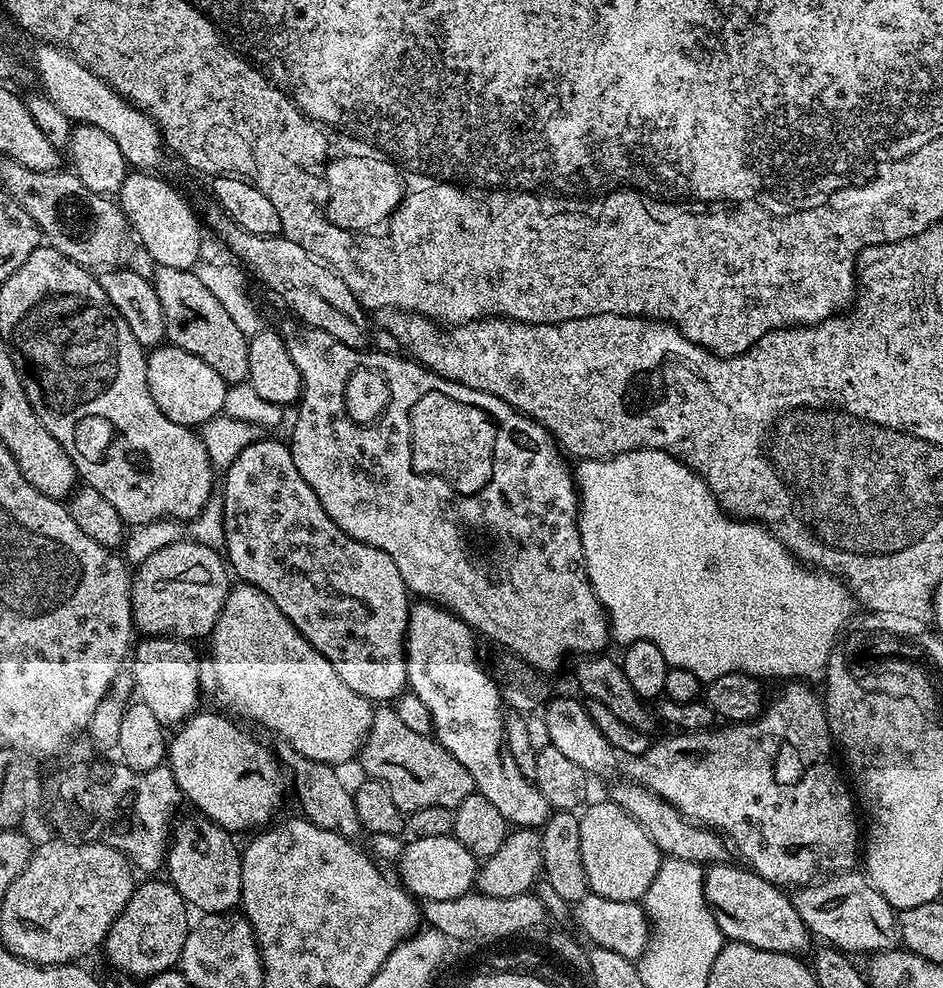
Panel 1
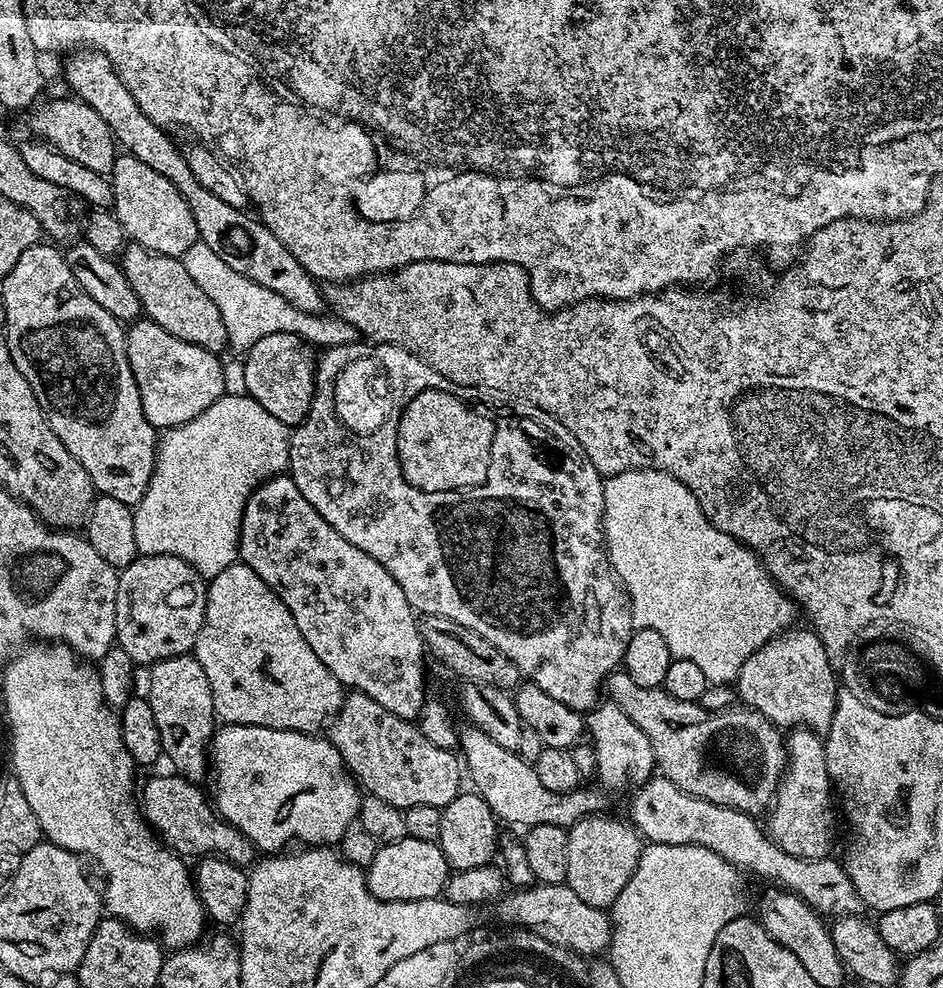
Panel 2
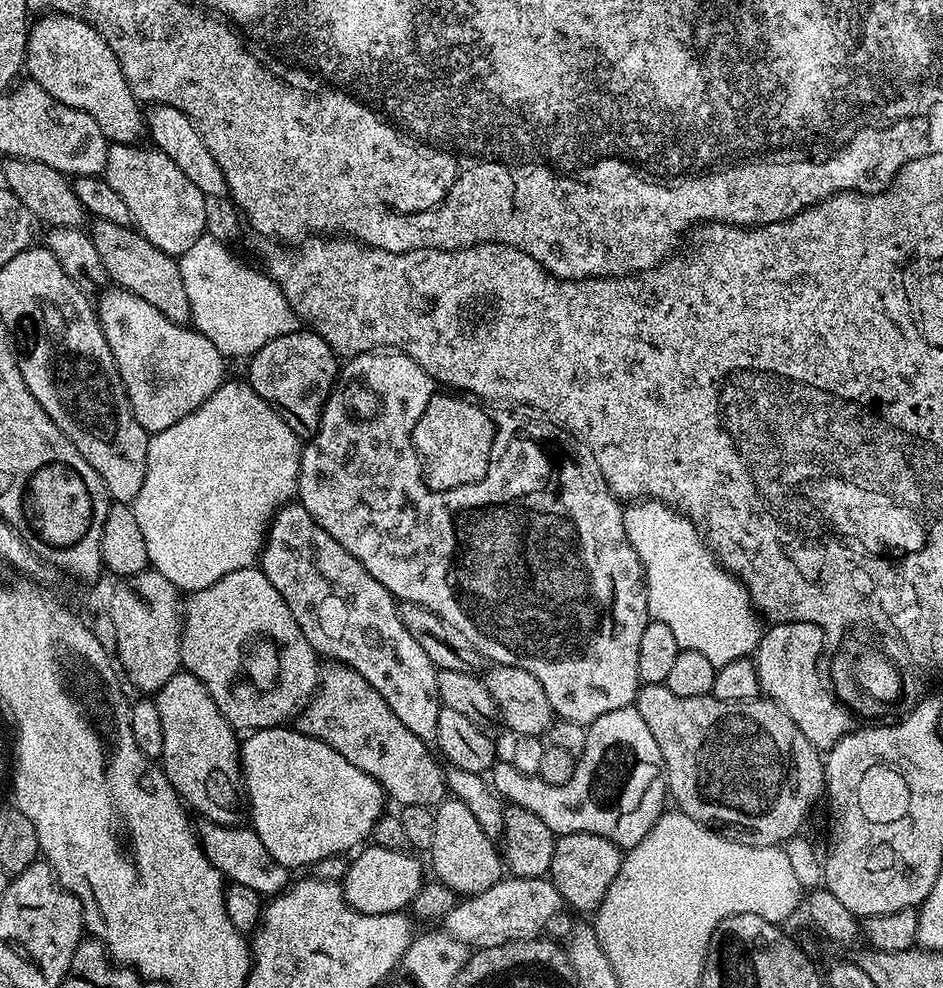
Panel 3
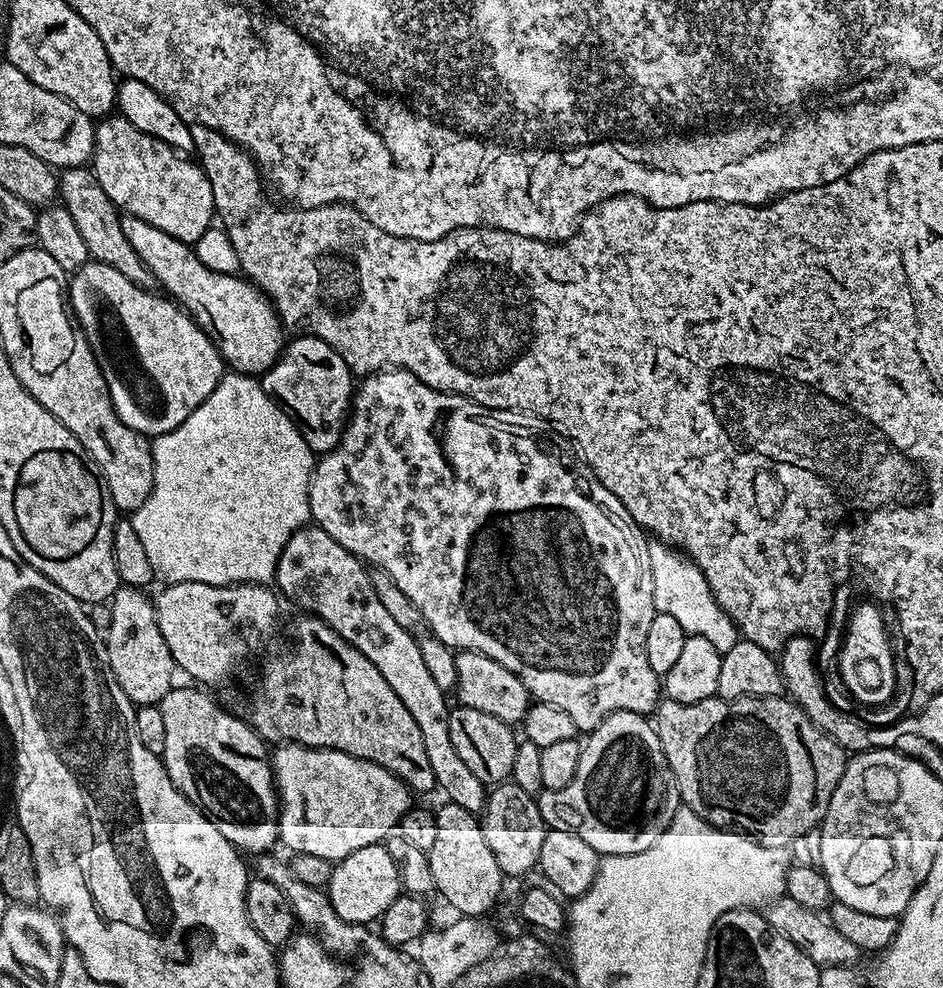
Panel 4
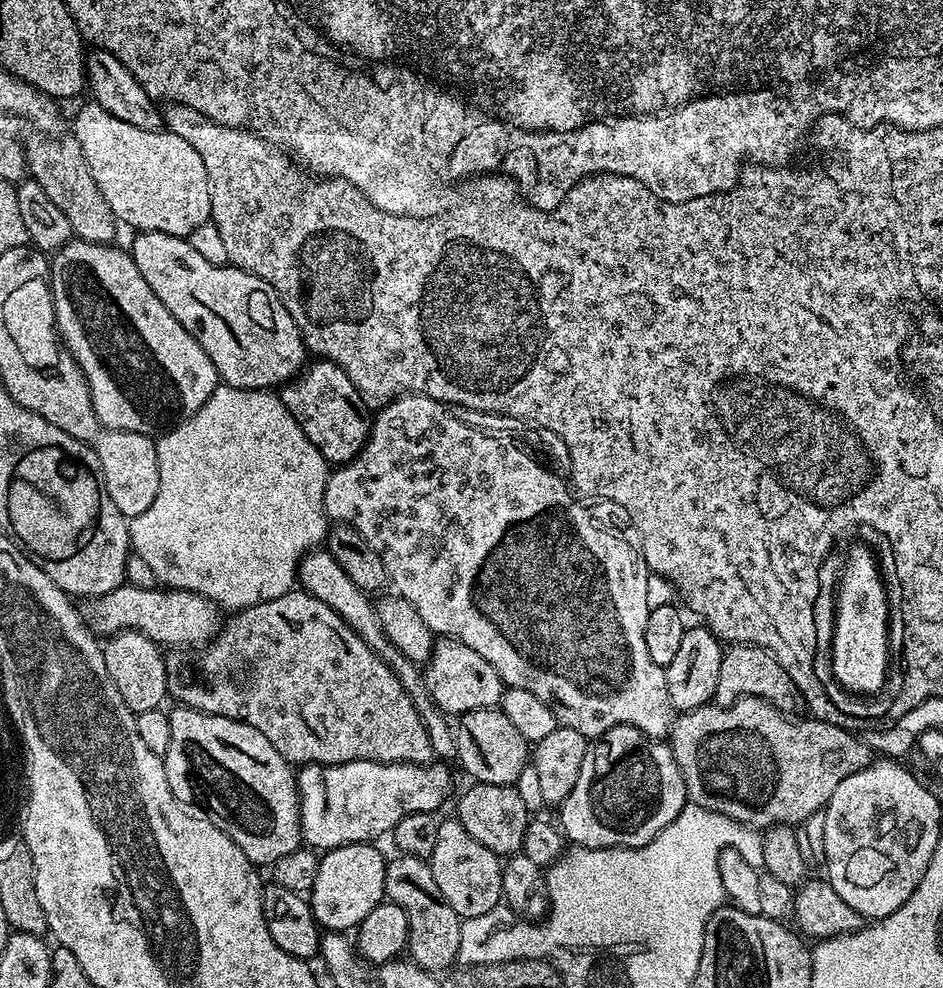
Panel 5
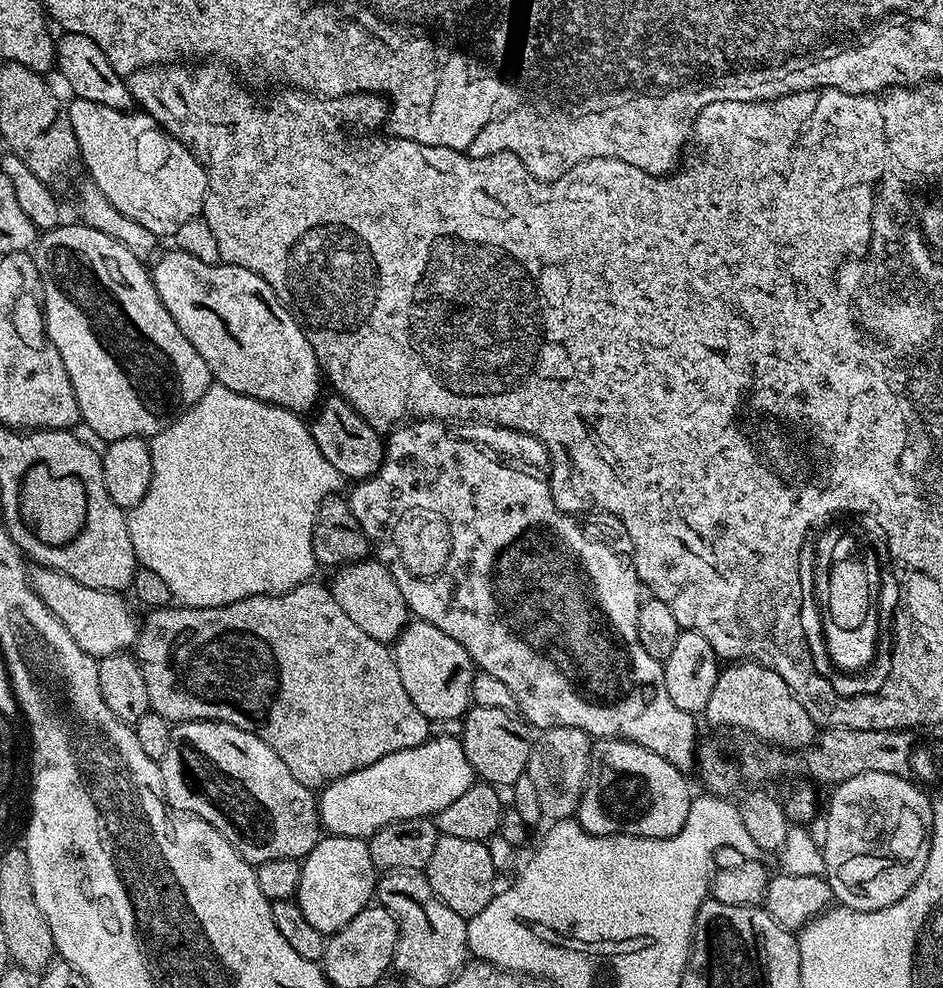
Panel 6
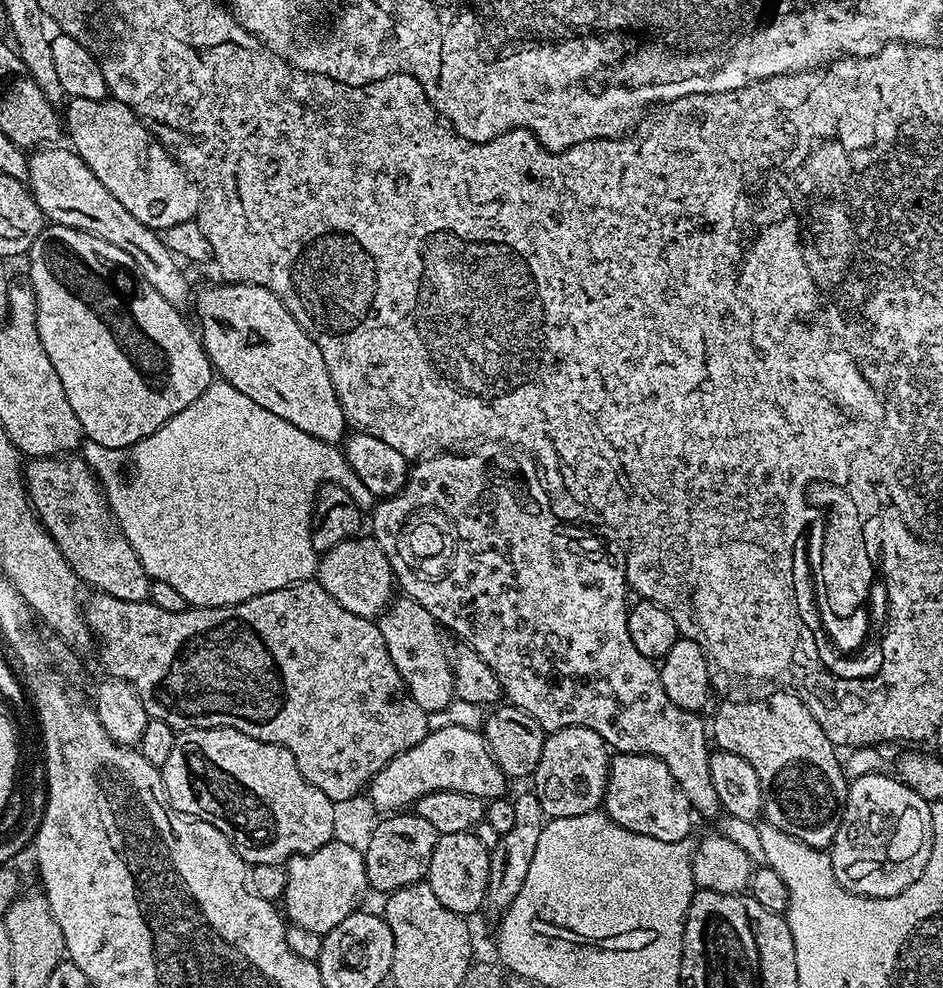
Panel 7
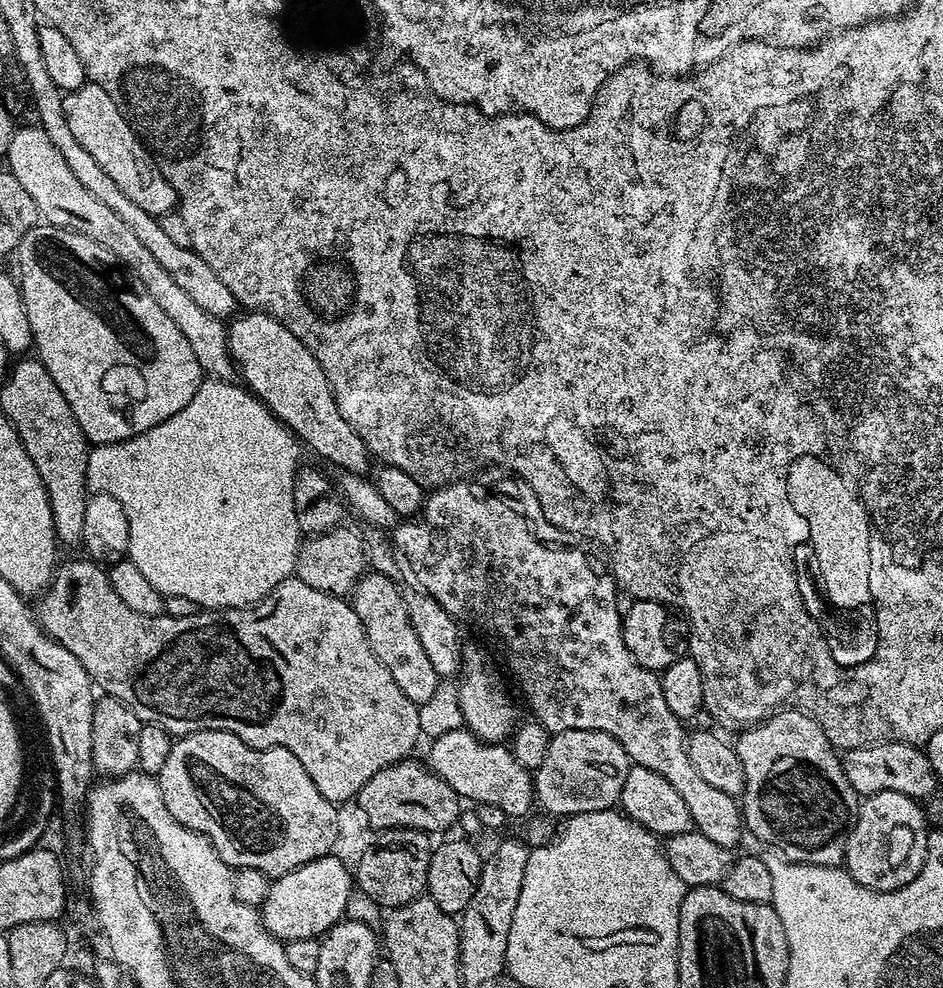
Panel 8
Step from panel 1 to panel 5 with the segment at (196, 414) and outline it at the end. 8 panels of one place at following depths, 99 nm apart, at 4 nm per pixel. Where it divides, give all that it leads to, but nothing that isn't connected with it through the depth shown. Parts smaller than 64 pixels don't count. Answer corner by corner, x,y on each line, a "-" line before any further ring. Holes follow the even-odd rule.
73,238
62,245
51,257
50,283
52,301
56,311
56,331
64,347
78,362
78,366
90,386
90,398
94,402
94,414
98,414
100,421
108,428
113,428
119,432
137,432
140,436
156,438
175,428
183,420
189,420
204,405
206,398
210,398
210,394
214,394
216,385
221,383
221,379
214,370
214,362
210,362
206,350
202,350
202,346
198,346
198,342
194,342
194,338
182,326
182,322
178,322
178,318
174,318
174,314
170,314
170,310
166,310
166,306
162,306
162,302
158,302
158,294
154,294
154,290
150,290
150,286
146,286
146,278
142,278
138,266
134,266
131,255
125,249
123,252
122,249
116,247

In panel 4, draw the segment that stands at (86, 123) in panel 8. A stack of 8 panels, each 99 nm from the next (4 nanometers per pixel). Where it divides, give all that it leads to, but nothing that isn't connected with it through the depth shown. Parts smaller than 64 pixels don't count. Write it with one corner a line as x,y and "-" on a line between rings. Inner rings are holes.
109,114
96,124
96,141
90,168
96,174
98,186
106,190
106,198
110,198
110,202
121,213
142,218
142,222
150,222
150,226
158,226
158,230
166,230
166,234
192,246
204,231
213,227
216,207
203,168
199,163
188,159
187,155
175,152
169,144
163,144
158,138
142,134
142,130
138,130
138,126
131,124
125,116

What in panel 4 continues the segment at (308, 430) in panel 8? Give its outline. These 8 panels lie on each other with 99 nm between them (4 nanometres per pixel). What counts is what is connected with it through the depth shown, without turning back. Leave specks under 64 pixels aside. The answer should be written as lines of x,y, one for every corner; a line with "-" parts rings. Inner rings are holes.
121,215
120,225
122,234
126,234
130,246
142,258
142,262
152,272
155,283
161,284
163,291
175,300
185,312
191,316
193,322
209,336
212,343
220,351
220,357
225,365
233,372
243,372
246,376
259,377
266,370
274,366
280,357
286,343
286,332
282,321
272,307
272,301
265,293
261,292
251,280
240,274
228,275
208,269
199,261
193,249
182,243
178,238
166,234
166,230
158,230
158,226
150,226
150,222
142,222
142,218

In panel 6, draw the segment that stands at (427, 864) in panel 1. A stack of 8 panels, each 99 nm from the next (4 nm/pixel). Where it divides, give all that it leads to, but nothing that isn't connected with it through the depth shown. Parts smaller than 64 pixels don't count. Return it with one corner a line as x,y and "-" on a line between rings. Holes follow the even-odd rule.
325,835
303,857
300,881
294,897
296,905
318,931
331,934
342,930
354,914
373,903
378,869
370,858
368,840
359,836

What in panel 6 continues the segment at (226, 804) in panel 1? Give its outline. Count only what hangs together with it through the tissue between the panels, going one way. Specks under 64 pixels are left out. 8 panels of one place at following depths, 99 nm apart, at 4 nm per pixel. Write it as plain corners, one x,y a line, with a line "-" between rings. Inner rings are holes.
436,734
410,750
398,750
394,754
386,754
386,758
378,758
378,762
370,766
354,770
324,785
318,796
320,823
333,836
371,838
380,828
396,820
409,820
419,816
435,817
437,812
446,810
450,802
458,802
458,798
462,798
462,794
466,794
466,790
472,788
476,779
476,772
470,766
470,758
466,758
462,741
454,736

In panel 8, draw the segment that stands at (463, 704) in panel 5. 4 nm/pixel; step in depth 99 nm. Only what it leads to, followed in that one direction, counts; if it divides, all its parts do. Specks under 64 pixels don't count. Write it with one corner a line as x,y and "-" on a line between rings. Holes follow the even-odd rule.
369,571
357,582
350,593
352,608
362,618
362,626
370,638
370,646
374,654
378,654
378,662
394,674
394,682
402,686
402,694
410,698
417,706
430,701
437,687
441,684
434,665
426,658
426,653
419,642
414,626
411,625
408,613
408,601
405,594
400,593
397,581
380,572

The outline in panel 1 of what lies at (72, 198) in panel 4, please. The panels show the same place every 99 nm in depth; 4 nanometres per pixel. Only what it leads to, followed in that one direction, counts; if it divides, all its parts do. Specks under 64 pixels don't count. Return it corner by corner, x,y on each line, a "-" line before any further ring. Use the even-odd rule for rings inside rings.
174,266
157,267
155,271
154,283
158,302
162,302
167,343
194,354
194,358
202,358
206,366
214,366
227,385
247,381
249,337
238,330
221,302
198,280
195,271

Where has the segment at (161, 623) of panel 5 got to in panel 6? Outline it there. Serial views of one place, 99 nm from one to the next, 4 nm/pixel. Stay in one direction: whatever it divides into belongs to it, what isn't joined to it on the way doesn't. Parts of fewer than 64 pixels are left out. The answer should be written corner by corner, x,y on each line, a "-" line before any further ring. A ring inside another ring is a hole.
39,566
31,569
30,583
38,598
42,598
62,626
70,630
70,638
74,638
86,654
97,658
119,656
137,643
141,621
138,616
136,620
131,606
123,600
125,597
121,593
82,586
82,582
74,582
74,578
58,570

